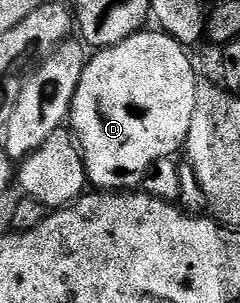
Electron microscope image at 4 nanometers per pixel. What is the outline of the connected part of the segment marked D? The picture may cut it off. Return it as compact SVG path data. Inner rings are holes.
M141 31L130 35L117 45L111 45L105 49L93 52L89 56L86 67L82 71L82 79L78 83L78 91L72 100L72 112L70 114L70 129L76 139L76 144L80 147L80 152L84 155L84 170L88 173L89 182L100 191L132 191L137 187L143 186L144 173L156 161L163 157L175 158L176 152L185 148L187 132L190 131L190 119L194 119L194 103L196 102L196 86L198 76L196 69L192 66L192 61L188 58L189 50L178 41L173 41L172 36L163 31L148 33Z

